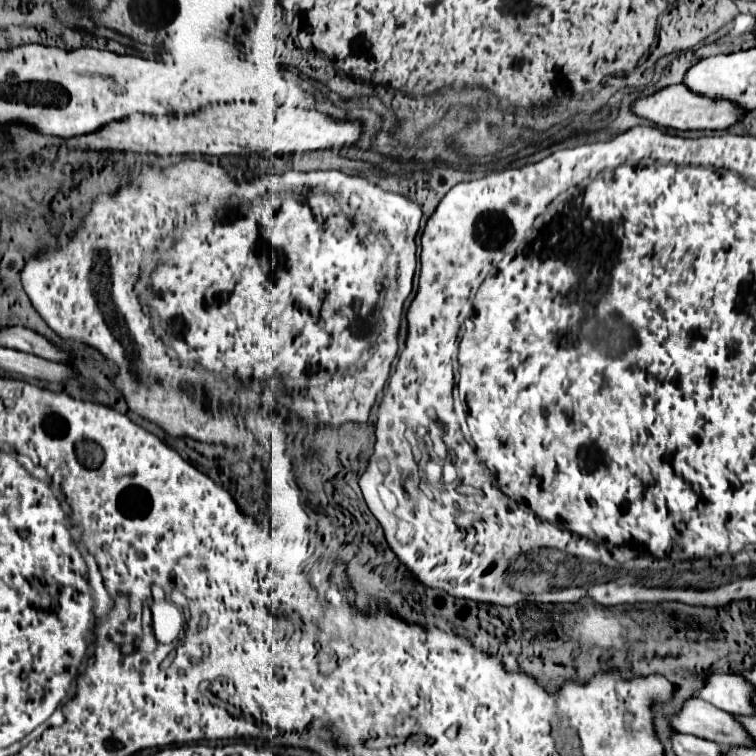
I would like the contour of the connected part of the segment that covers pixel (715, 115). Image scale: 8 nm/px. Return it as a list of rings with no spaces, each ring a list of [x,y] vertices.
[[[683,84],[667,86],[649,98],[637,100],[633,104],[633,112],[643,118],[649,118],[659,126],[677,130],[727,130],[727,126],[733,126],[735,122],[739,122],[739,118],[743,118],[743,114],[747,114],[747,110],[743,110],[735,102],[727,102],[727,98],[691,94],[691,90],[687,90],[687,86]]]

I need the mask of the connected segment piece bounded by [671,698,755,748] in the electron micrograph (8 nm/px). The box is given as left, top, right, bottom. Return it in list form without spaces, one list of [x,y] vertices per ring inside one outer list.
[[[691,698],[681,712],[671,718],[671,722],[677,732],[717,742],[723,748],[755,744],[751,734],[747,734],[747,730],[743,730],[729,712],[719,710],[701,698]]]

